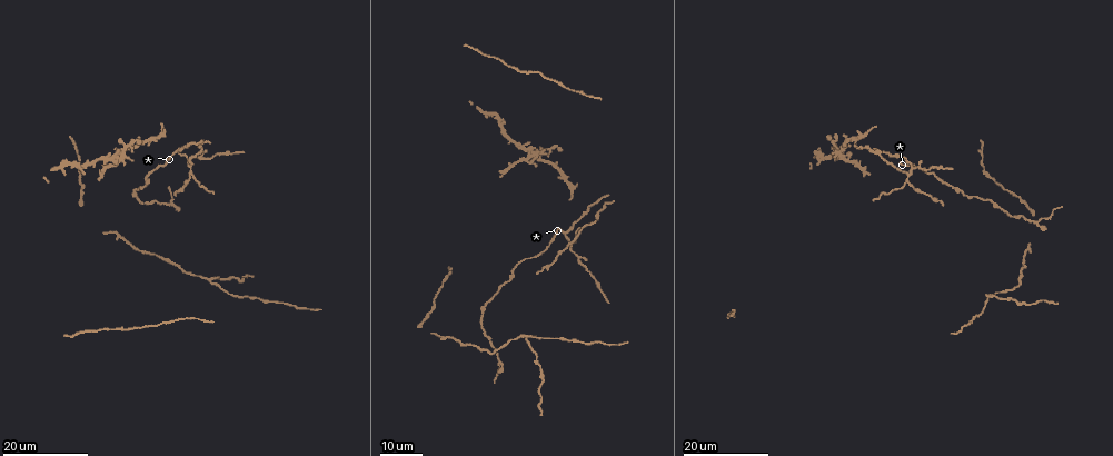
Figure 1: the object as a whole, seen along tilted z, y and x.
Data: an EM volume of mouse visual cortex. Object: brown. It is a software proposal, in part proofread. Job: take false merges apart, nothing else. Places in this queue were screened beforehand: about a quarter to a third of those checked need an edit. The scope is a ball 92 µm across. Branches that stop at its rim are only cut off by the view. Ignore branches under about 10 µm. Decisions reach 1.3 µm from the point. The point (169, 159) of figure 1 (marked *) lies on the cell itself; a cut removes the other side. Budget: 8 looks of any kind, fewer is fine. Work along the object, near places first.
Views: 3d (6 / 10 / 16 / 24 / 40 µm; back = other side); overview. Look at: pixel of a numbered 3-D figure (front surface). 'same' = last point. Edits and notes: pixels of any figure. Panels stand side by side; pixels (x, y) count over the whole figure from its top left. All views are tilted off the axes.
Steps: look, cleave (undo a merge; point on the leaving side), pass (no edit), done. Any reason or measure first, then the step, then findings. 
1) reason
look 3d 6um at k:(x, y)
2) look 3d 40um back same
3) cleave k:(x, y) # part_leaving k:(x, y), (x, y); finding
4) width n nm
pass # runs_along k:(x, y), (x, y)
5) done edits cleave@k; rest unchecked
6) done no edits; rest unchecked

sudden change in width
look 3d 24um at 1:(513, 272)

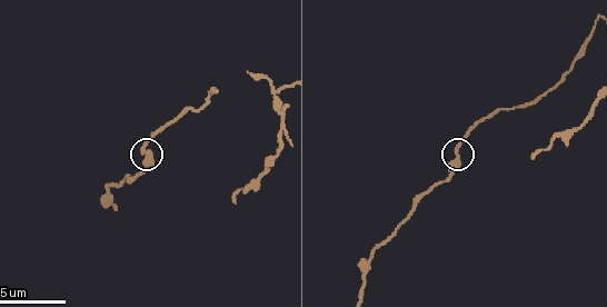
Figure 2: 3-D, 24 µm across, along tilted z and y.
look 3d 10um at 2:(144, 153)

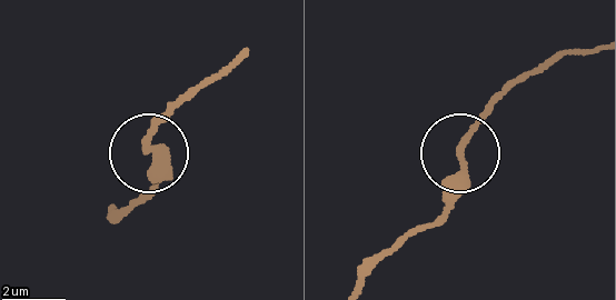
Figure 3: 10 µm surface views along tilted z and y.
pass # runs_along 3:(592, 50), (555, 57), (497, 103), (462, 144), (447, 216); all the same cell

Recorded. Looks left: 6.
look 3d 24um at 1:(482, 328)

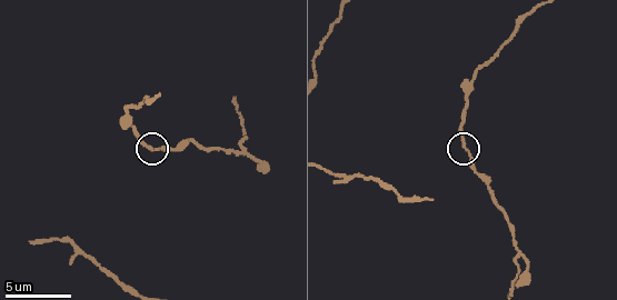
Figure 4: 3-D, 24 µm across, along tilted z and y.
zoom in
look 3d 6um at 4:(465, 144)

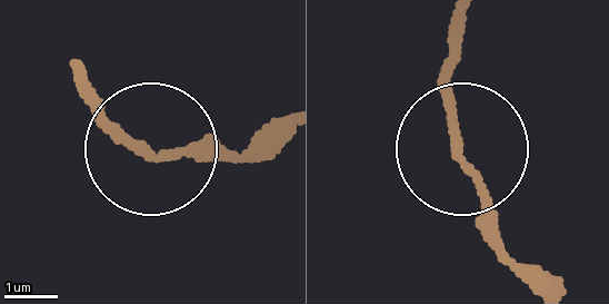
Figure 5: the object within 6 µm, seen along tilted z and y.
pass # runs_along 5:(465, 15), (449, 113), (490, 236), (532, 285); one cell here

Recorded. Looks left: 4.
four arms meet
look 3d 24um at 1:(209, 281)

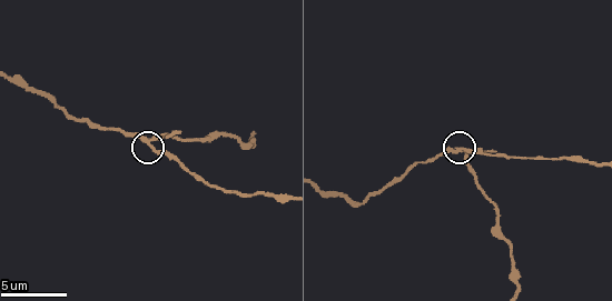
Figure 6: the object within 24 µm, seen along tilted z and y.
look 3d 10um at 6:(148, 140)

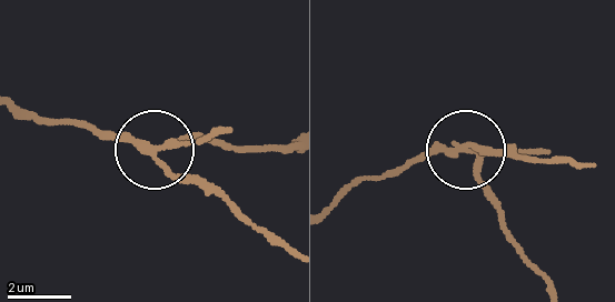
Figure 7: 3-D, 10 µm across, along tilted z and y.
width 180 nm
cleave 7:(187, 139) # two cells meet here

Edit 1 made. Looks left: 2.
a fork
look 3d 24um at 1:(564, 233)

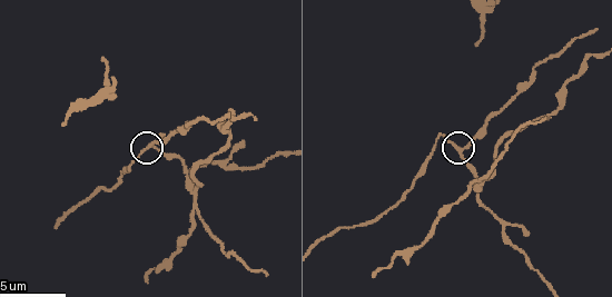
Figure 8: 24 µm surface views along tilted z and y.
look 3d 10um at 8:(459, 152)

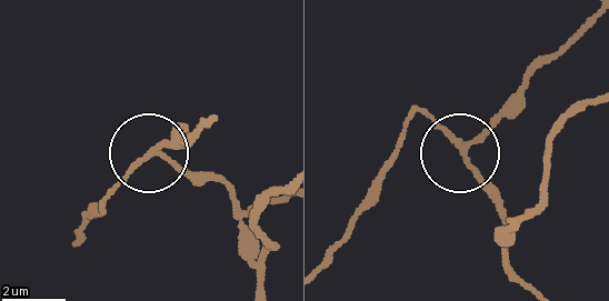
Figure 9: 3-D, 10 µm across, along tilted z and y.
width 150 nm
pass # runs_along 9:(408, 121), (425, 117), (503, 209); all the same cell

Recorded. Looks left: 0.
done edits cleave@7; rest unchecked

